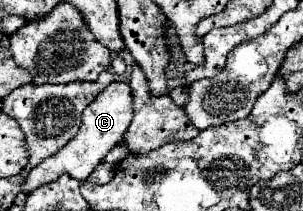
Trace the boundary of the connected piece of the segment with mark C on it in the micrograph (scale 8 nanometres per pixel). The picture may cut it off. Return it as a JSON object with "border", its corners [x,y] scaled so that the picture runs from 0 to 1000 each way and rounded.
{"border":[[[380,384],[360,412],[347,412],[274,526],[274,573],[261,602],[261,630],[241,649],[241,668],[228,687],[215,687],[195,725],[182,725],[182,744],[162,744],[155,763],[135,763],[116,801],[96,810],[89,848],[69,877],[63,915],[109,915],[129,877],[155,877],[188,858],[208,820],[221,820],[228,839],[254,848],[254,858],[281,858],[300,820],[300,801],[314,801],[314,782],[327,782],[347,735],[406,668],[406,640],[426,602],[439,564],[439,431],[426,412],[426,393],[406,384]]]}

